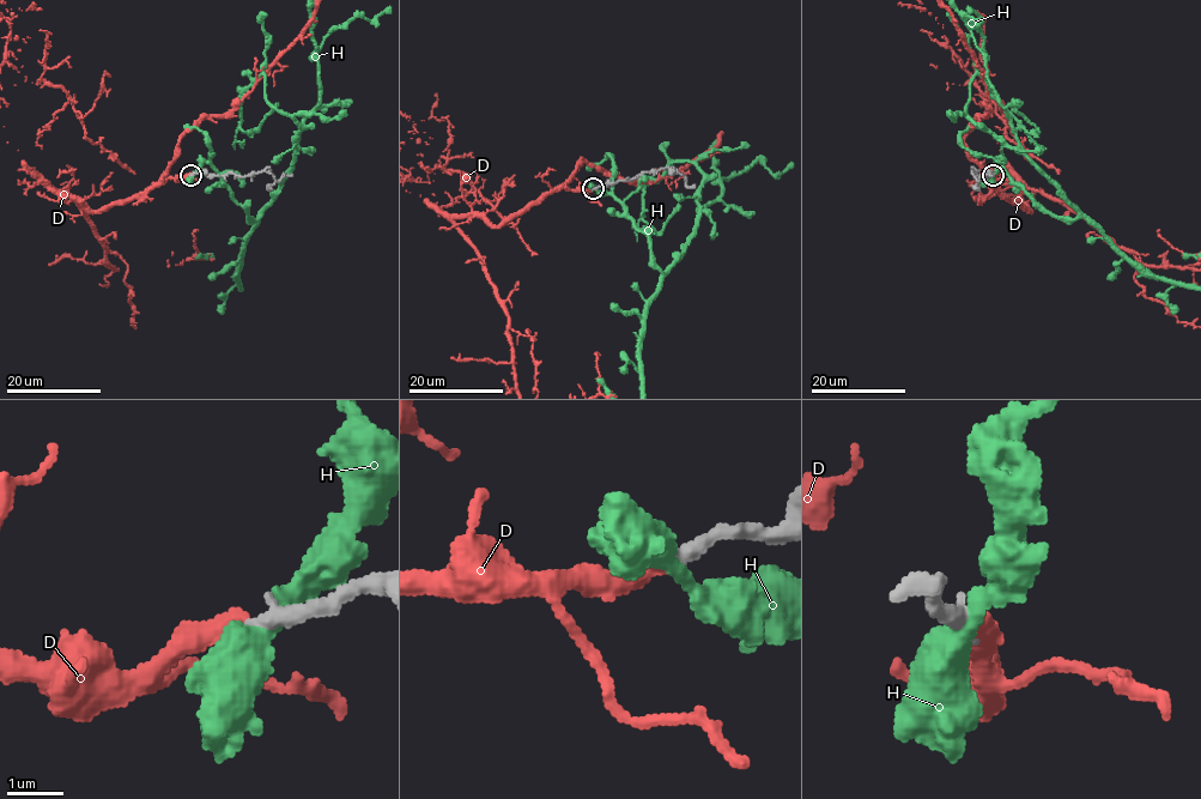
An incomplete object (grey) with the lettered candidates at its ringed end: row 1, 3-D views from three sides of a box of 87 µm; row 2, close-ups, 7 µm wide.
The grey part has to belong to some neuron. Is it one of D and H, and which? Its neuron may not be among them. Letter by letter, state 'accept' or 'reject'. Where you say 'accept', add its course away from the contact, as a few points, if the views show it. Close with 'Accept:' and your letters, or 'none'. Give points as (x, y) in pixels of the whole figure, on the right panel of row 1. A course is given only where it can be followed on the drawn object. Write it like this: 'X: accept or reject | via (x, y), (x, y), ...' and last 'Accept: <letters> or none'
D: accept
H: reject
Accept: D

